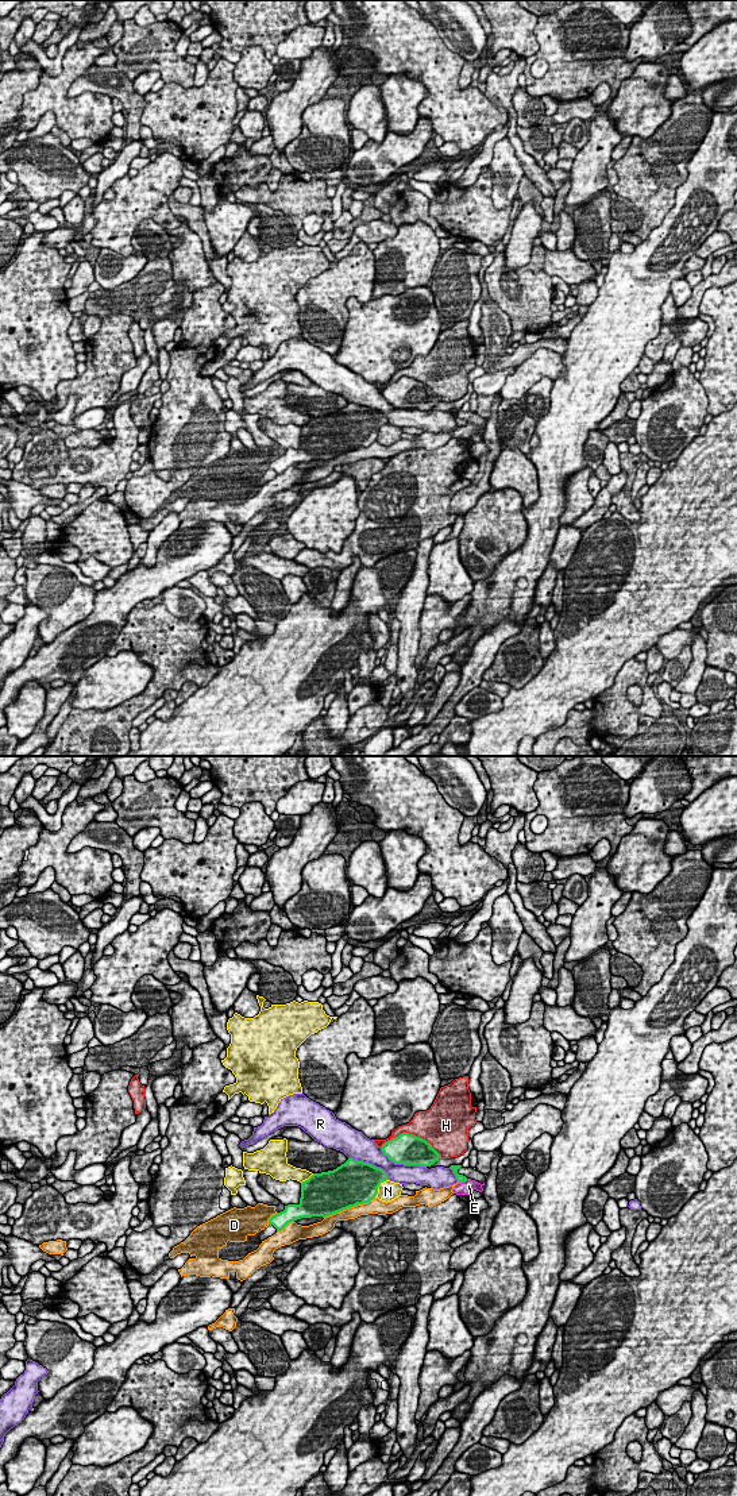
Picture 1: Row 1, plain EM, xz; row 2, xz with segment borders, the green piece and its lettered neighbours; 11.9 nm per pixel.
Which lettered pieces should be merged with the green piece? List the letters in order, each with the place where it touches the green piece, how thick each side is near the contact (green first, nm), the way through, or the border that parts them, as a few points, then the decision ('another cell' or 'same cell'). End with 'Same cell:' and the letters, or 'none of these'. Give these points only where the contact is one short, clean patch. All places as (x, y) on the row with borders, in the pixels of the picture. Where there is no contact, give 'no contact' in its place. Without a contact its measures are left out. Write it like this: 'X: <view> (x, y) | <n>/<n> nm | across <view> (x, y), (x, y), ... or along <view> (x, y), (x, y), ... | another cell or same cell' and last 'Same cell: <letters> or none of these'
D: xz (348, 1207) | 500/140 nm | another cell
E: xz (463, 1180) | 90/160 nm | along xz (467, 1179), (459, 1183) | another cell
H: xz (412, 1134) | 380/360 nm | another cell
N: xz (378, 1186) | 500/240 nm | another cell
R: xz (402, 1163) | 380/240 nm | another cell
Same cell: none of these

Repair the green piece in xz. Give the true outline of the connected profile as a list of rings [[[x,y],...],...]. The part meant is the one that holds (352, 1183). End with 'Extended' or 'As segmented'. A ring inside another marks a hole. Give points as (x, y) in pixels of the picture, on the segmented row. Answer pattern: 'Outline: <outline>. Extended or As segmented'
Outline: [[[348,1158],[333,1171],[313,1173],[301,1183],[298,1204],[271,1215],[269,1225],[277,1231],[301,1218],[327,1218],[350,1207],[368,1203],[378,1194],[378,1187],[389,1180],[387,1173],[368,1163]]]. As segmented

